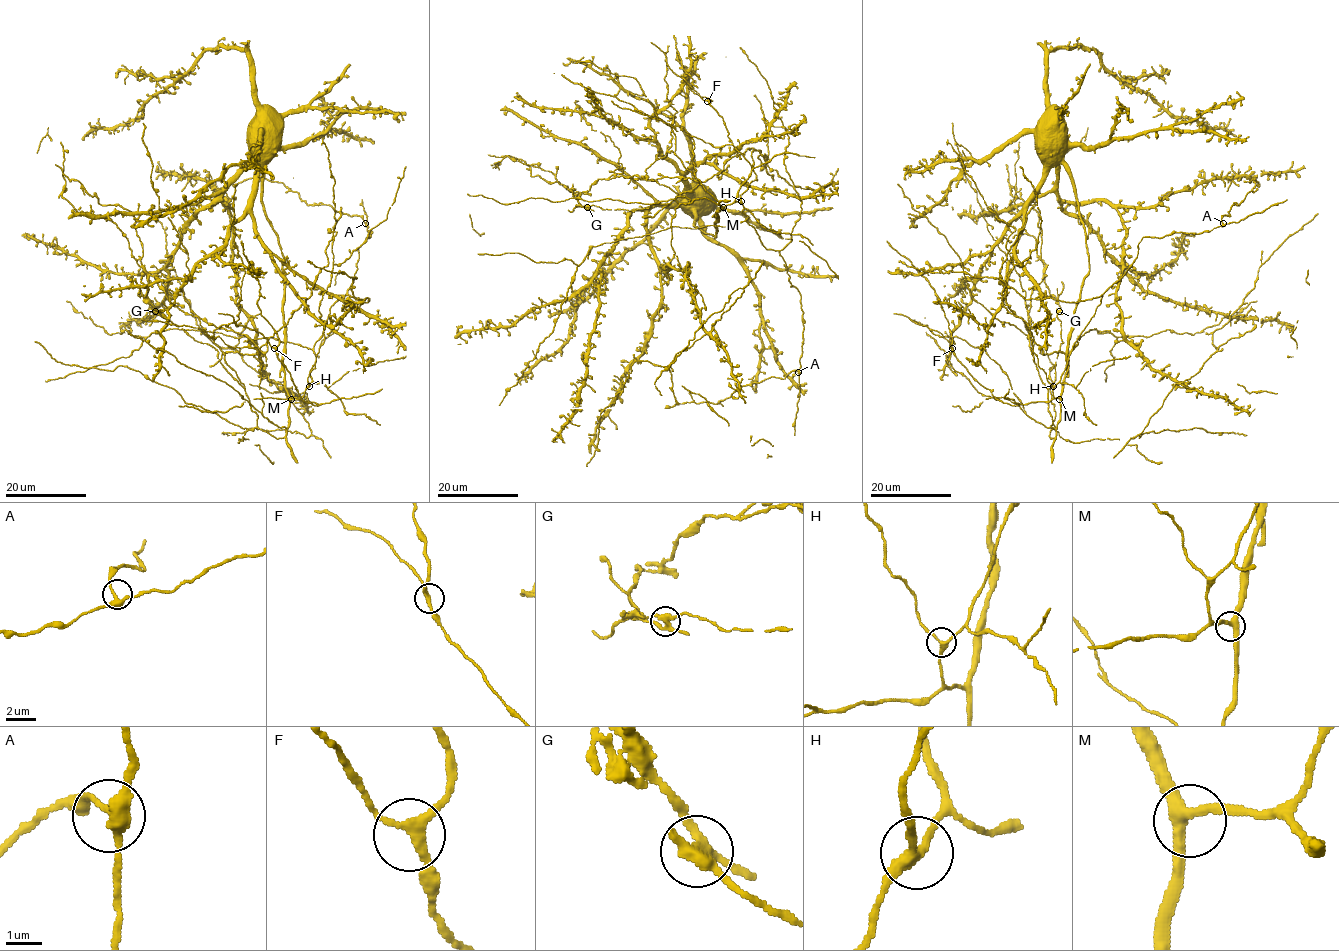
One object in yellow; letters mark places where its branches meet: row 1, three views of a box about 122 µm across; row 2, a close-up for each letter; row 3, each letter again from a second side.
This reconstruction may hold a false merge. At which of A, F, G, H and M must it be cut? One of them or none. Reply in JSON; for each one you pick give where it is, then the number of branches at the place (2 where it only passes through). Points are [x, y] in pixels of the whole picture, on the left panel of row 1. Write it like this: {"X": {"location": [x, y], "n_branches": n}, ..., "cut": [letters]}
{"G": {"location": [155, 311], "n_branches": 3}, "cut": ["G"]}

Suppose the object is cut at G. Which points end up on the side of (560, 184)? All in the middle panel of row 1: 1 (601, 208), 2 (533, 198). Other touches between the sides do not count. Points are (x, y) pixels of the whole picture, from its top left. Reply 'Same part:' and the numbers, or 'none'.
Same part: none

